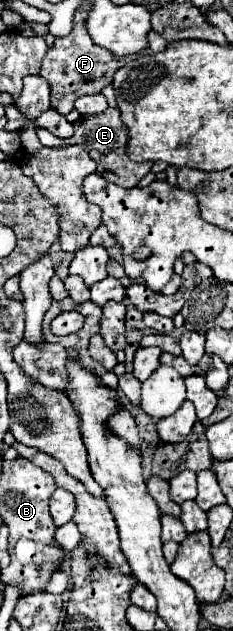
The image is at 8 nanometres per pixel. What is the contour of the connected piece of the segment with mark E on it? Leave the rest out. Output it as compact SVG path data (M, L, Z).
M107 108L105 112L93 114L93 116L81 116L73 126L75 126L75 134L69 140L61 140L53 134L47 134L47 130L37 130L37 136L39 136L41 144L47 148L61 148L61 146L67 145L85 146L89 156L97 162L97 172L105 180L109 180L117 186L123 186L123 188L137 186L137 182L145 174L151 172L151 166L153 166L151 162L135 164L129 160L129 156L127 156L127 132L125 132L125 124L121 122L121 114L117 108Z

